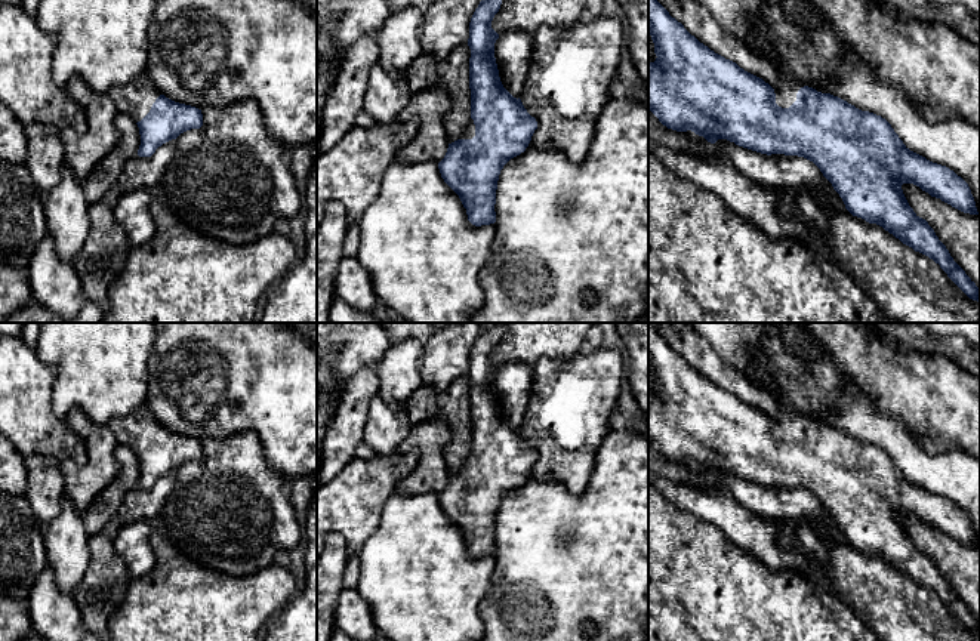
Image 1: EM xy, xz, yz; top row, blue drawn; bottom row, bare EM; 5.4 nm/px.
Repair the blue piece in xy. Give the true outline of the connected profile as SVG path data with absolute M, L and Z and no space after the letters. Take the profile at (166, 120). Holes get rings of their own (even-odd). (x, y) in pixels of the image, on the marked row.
M147 73L108 90L117 111L133 118L139 127L139 157L151 157L158 147L181 133L203 126L201 110L166 98Z

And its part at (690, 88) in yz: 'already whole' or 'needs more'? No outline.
needs more

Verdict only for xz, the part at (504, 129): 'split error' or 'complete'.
split error

